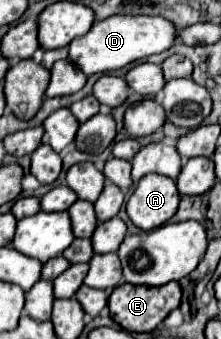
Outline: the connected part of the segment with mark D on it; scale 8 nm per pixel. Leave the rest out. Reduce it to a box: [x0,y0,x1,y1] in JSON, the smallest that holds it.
[68,16,176,74]

